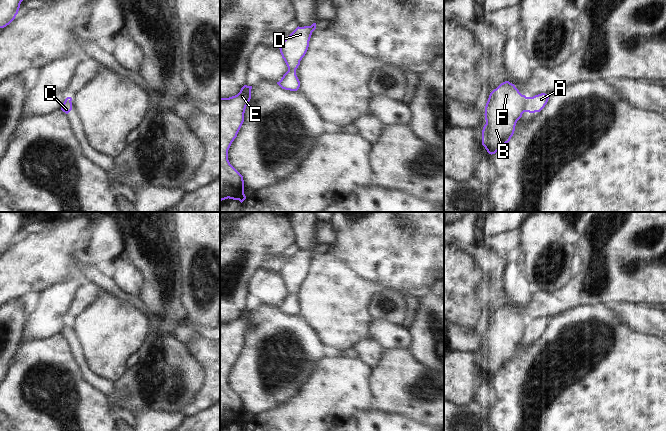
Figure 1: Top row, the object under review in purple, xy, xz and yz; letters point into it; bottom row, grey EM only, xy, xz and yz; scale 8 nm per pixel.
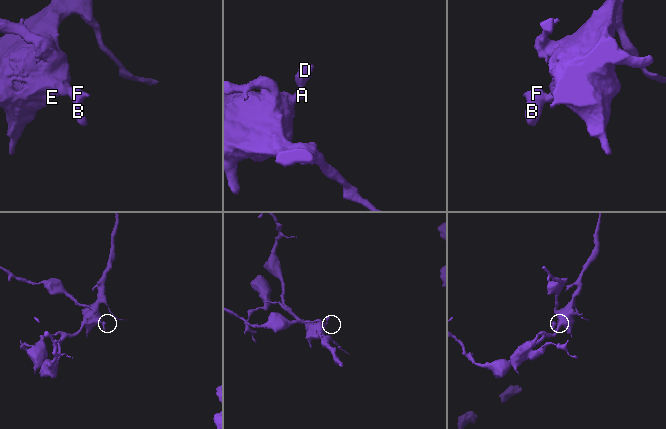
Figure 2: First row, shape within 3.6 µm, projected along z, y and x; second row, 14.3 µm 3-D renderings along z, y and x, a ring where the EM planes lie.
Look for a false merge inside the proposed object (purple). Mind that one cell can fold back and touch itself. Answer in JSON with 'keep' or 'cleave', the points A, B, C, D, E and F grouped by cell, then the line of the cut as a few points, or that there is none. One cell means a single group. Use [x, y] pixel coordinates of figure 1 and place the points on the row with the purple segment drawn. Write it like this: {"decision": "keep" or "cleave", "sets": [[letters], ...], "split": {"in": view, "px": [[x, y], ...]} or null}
{"decision": "cleave", "sets": [["A", "C", "E"], ["B", "D", "F"]], "split": {"in": "yz", "px": [[528, 97], [524, 111]]}}

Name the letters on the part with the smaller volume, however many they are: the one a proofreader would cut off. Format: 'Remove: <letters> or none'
Remove: B, D, F

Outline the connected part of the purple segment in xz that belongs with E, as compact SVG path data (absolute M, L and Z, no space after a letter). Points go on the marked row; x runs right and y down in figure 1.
M244 85L237 95L220 98L220 202L229 198L242 203L246 199L243 176L230 164L228 150L244 122L245 109L251 99L251 89L252 86Z

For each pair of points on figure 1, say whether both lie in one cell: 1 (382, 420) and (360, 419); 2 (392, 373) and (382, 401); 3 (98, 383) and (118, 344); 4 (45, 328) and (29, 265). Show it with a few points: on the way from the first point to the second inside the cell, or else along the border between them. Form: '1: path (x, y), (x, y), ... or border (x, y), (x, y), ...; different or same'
1: path (377, 420), (365, 420); same
2: path (392, 380), (392, 391), (389, 394); same
3: border (84, 360), (92, 372), (113, 383); different
4: border (61, 282), (45, 288), (40, 293); different

